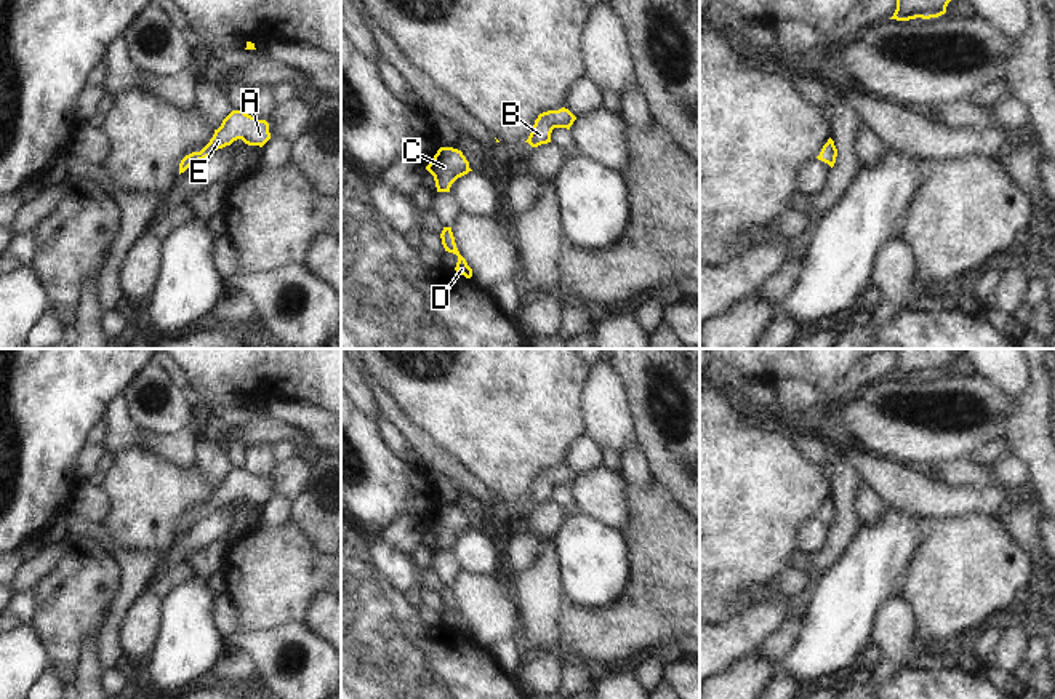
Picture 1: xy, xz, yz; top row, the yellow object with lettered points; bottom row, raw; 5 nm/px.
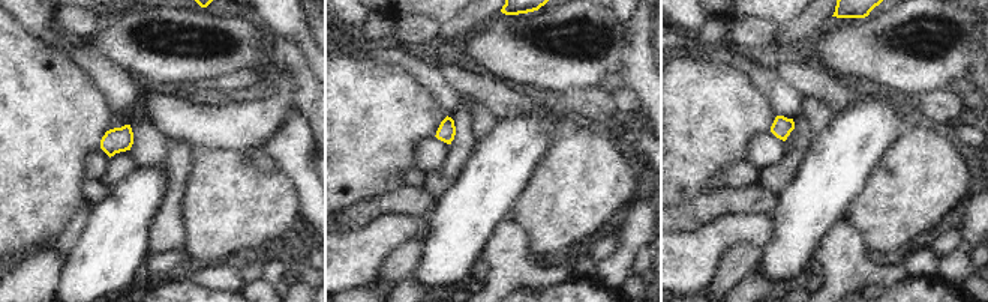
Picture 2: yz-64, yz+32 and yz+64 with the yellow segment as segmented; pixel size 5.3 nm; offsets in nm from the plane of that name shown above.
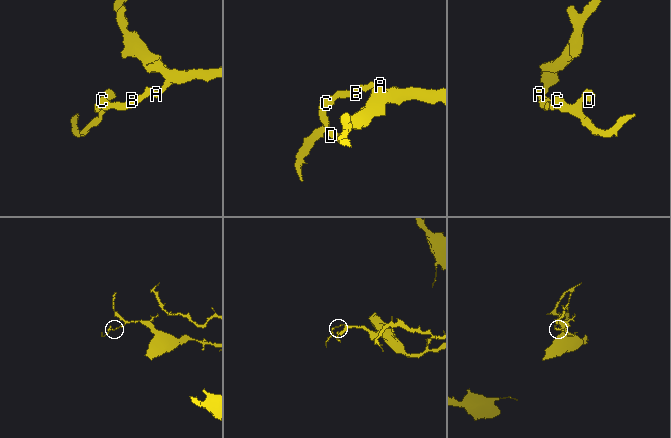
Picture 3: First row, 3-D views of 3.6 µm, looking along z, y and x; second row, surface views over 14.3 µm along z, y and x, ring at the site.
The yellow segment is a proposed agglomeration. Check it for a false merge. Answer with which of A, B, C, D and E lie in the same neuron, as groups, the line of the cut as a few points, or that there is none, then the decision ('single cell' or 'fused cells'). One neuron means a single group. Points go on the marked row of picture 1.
A B C D E | no cut | single cell

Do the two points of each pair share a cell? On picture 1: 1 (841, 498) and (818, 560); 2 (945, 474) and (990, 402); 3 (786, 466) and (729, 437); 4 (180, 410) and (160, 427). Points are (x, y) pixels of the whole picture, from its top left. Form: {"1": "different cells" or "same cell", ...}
{"1": "same cell", "2": "different cells", "3": "same cell", "4": "same cell"}

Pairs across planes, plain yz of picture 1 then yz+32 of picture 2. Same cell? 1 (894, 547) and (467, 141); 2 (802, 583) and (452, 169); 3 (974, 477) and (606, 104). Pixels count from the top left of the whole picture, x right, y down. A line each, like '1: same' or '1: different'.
1: different
2: different
3: same

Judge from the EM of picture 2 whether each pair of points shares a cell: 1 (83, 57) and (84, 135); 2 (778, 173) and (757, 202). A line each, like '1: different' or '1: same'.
1: different
2: different

